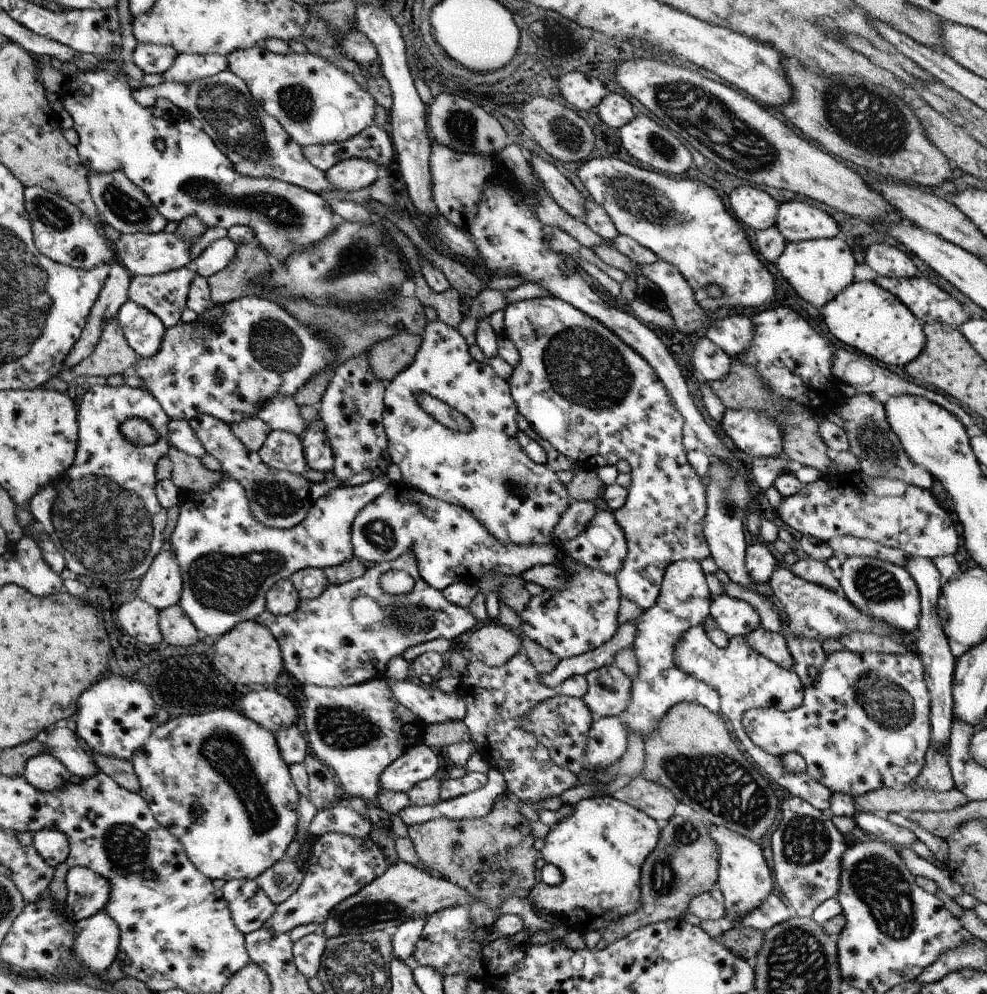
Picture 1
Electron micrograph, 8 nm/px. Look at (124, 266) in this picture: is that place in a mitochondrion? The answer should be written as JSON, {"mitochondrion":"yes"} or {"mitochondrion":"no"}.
{"mitochondrion":"no"}

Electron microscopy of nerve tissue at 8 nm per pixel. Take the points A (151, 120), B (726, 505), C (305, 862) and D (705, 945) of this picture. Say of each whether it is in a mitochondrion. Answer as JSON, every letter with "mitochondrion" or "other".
{"A":"other","B":"mitochondrion","C":"other","D":"other"}

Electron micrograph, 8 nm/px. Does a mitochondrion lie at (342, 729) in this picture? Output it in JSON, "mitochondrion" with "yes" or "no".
{"mitochondrion":"yes"}

